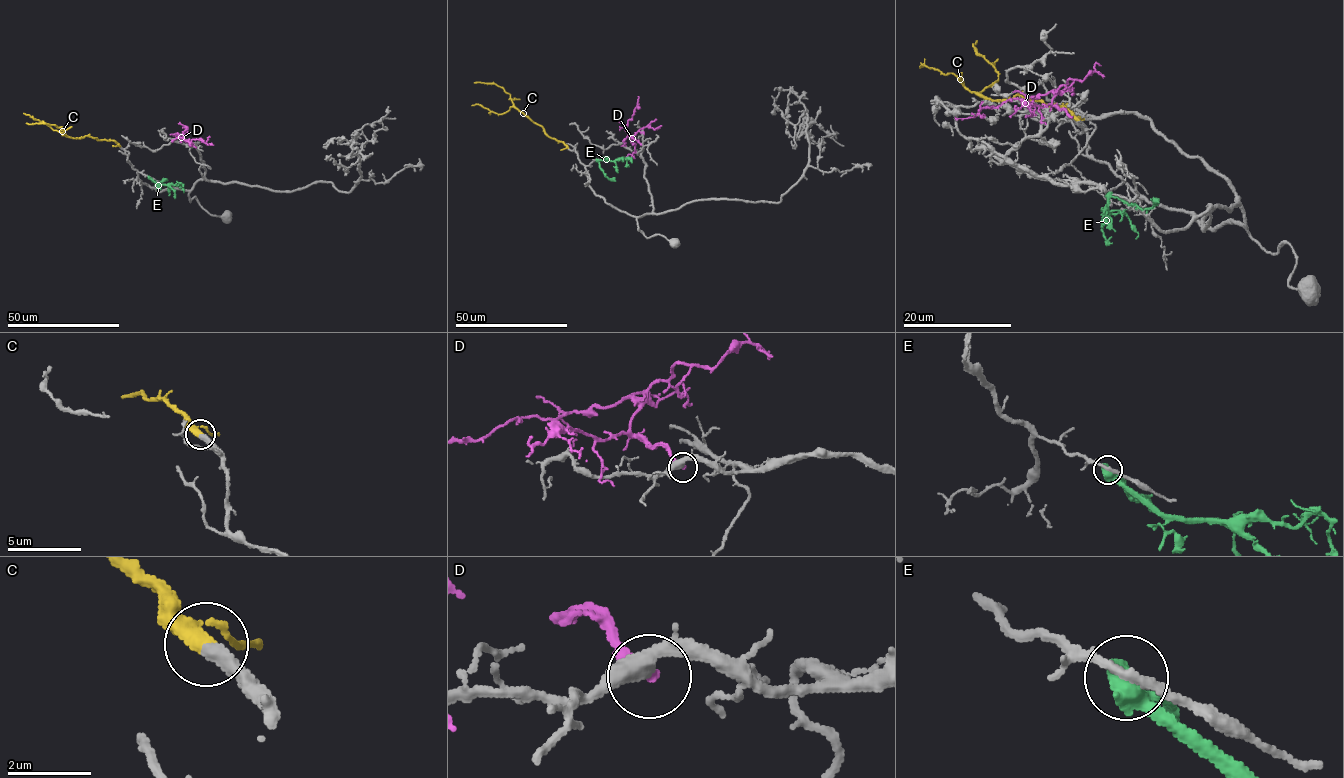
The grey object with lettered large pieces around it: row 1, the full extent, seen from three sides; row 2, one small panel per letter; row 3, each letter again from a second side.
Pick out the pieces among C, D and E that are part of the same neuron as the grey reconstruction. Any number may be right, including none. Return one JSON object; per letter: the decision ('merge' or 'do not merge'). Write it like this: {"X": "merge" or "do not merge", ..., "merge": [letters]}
{"C": "merge", "D": "do not merge", "E": "do not merge", "merge": ["C"]}

